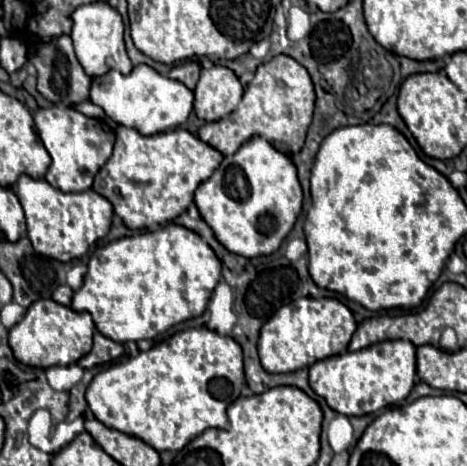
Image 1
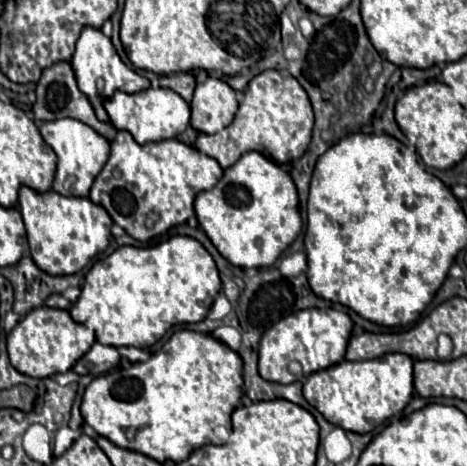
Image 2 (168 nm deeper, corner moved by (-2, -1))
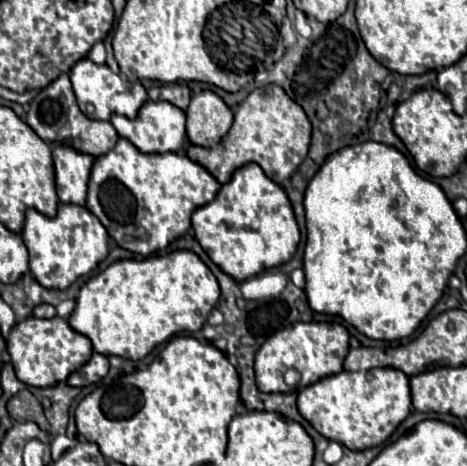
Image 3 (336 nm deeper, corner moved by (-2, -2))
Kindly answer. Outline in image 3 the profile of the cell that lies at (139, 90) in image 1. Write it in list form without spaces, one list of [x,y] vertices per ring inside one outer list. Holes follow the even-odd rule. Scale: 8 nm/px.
[[[146,102],[140,108],[136,120],[128,120],[124,116],[112,116],[112,126],[116,128],[120,138],[130,140],[144,154],[164,154],[164,152],[180,152],[186,140],[186,116],[182,110],[168,102]]]

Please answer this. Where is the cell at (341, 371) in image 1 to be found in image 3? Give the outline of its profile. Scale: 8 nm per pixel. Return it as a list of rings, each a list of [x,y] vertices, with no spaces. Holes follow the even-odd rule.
[[[374,368],[368,372],[340,372],[298,390],[298,412],[326,440],[350,450],[366,450],[384,444],[400,422],[410,414],[408,376],[396,368]]]

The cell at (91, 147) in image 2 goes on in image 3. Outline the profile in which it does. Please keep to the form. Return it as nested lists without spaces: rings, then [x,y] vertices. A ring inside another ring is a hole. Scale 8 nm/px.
[[[66,144],[52,146],[56,168],[56,192],[62,204],[86,204],[86,184],[94,156],[80,154]]]

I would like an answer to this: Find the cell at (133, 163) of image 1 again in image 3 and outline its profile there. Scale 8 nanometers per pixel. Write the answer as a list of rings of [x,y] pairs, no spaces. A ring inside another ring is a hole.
[[[118,138],[114,150],[94,160],[86,208],[104,224],[110,238],[114,238],[120,248],[140,256],[150,256],[158,250],[164,250],[176,238],[184,236],[190,230],[192,212],[208,204],[218,194],[218,190],[220,182],[204,166],[192,162],[186,154],[142,154],[128,140]]]

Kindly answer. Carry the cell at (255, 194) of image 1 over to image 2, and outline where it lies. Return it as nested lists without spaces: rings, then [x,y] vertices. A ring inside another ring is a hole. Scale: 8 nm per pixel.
[[[248,151],[210,189],[200,191],[194,209],[198,223],[214,247],[236,267],[270,267],[302,229],[298,189],[292,177],[272,159]]]

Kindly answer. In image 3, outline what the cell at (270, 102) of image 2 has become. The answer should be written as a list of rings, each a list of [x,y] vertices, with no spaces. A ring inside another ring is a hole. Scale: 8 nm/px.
[[[264,86],[254,90],[240,104],[234,116],[234,124],[222,142],[218,142],[212,148],[192,144],[188,146],[186,156],[192,162],[204,166],[220,184],[228,182],[236,168],[250,162],[258,164],[270,180],[282,184],[286,178],[294,174],[294,170],[306,158],[308,144],[310,144],[310,122],[304,110],[298,104],[294,104],[280,86]]]

